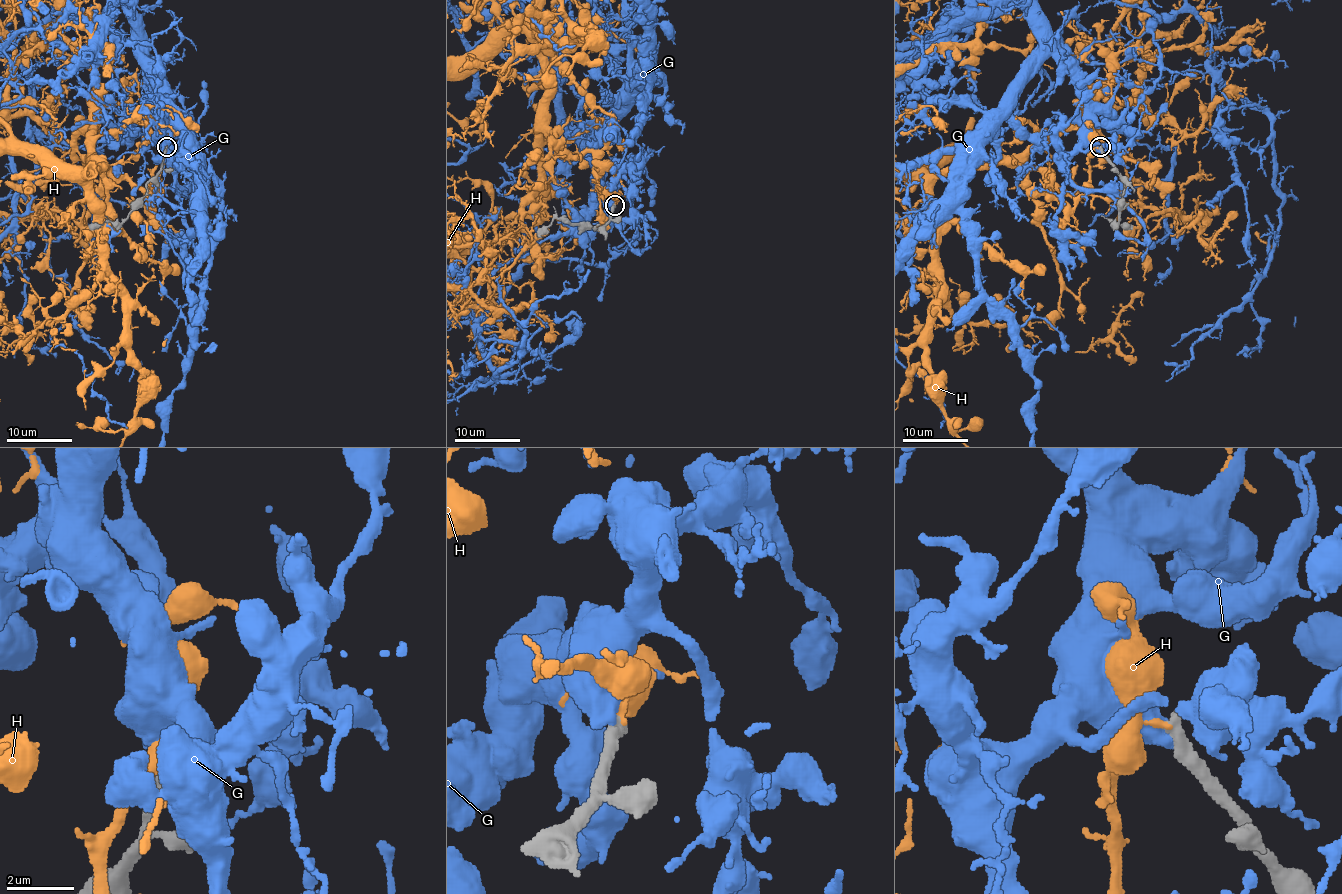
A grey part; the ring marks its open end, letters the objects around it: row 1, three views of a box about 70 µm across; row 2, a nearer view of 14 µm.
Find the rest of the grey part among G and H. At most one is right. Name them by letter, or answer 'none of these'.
none of these

